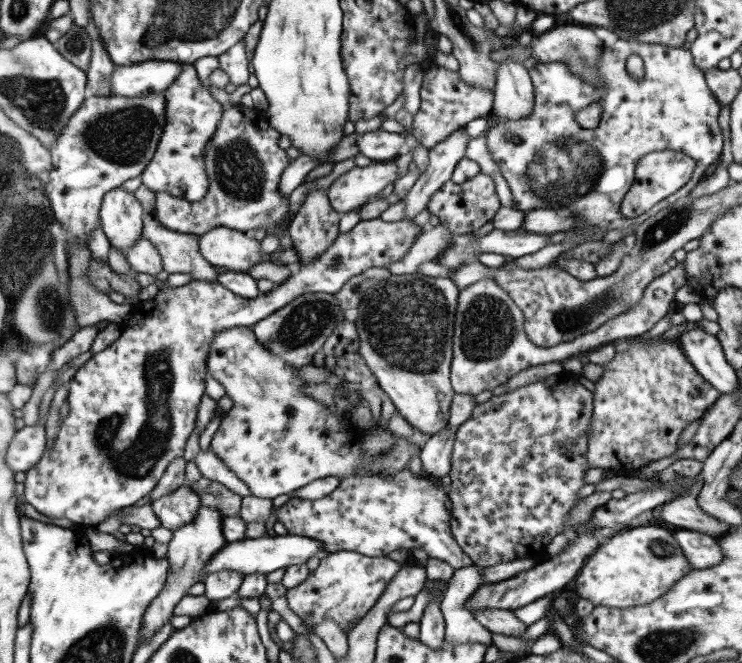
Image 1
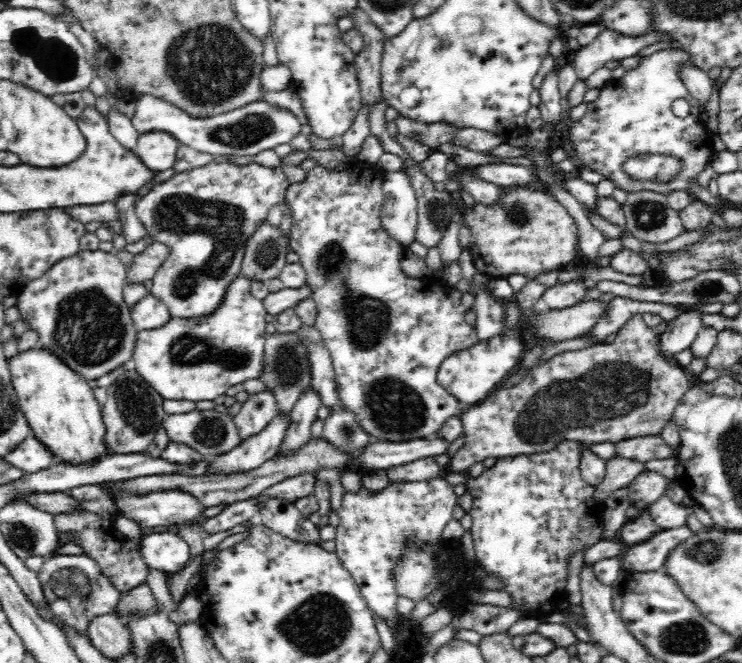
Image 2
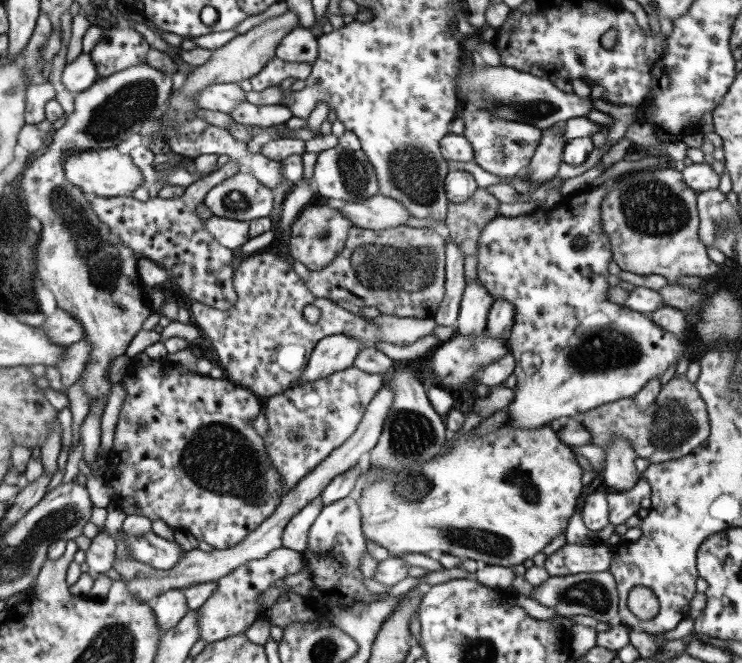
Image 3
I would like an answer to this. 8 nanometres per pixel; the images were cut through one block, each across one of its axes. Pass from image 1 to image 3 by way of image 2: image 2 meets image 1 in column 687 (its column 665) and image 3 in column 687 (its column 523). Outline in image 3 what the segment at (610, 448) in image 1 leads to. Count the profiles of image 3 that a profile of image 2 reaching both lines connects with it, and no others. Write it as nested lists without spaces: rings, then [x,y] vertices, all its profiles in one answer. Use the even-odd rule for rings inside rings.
[[[674,376],[658,393],[657,400],[644,411],[640,411],[634,397],[621,399],[584,412],[578,418],[592,434],[592,444],[603,450],[613,438],[624,438],[630,442],[639,458],[652,464],[682,459],[702,446],[709,438],[711,427],[707,407],[702,401],[696,385],[686,376]]]

